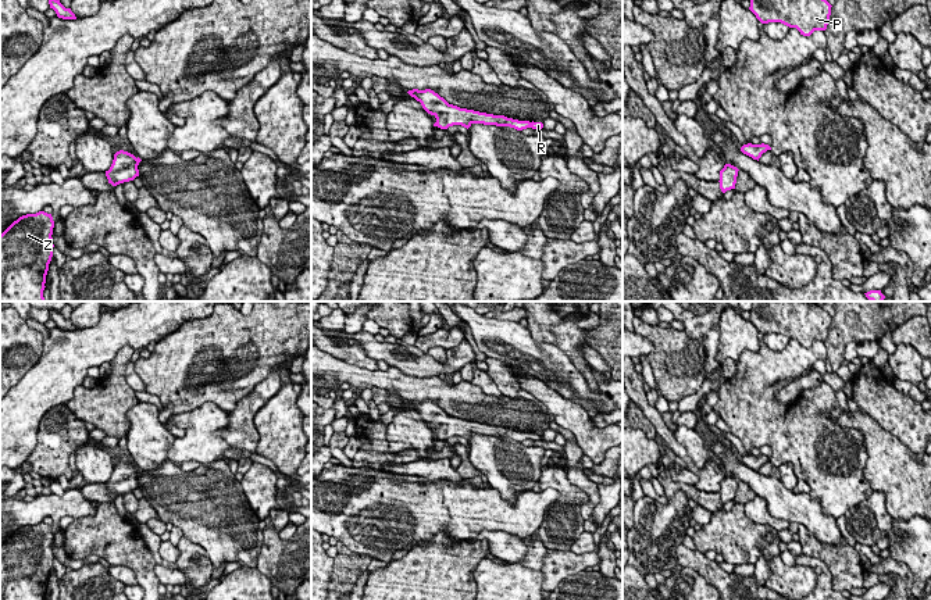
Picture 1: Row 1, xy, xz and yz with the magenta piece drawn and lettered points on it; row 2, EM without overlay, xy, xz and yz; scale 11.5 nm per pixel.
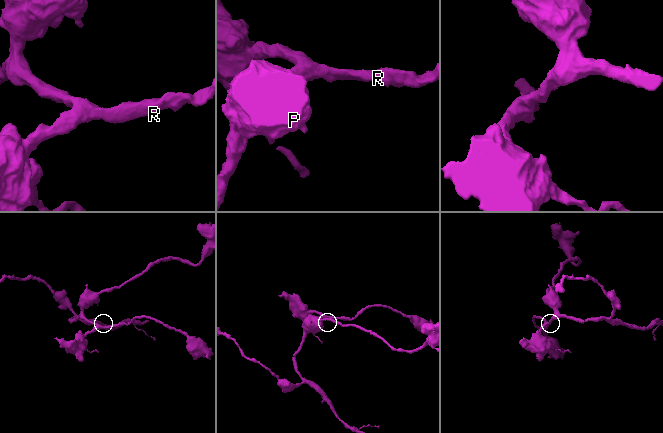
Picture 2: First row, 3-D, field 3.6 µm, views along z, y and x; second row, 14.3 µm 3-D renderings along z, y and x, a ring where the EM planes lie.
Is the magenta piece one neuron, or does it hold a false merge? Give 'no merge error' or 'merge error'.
no merge error

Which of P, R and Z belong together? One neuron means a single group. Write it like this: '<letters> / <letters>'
P R Z

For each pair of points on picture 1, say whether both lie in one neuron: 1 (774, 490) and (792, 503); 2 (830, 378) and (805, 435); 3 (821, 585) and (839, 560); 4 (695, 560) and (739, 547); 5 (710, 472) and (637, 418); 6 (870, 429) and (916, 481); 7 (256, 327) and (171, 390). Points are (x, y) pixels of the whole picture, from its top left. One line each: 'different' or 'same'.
1: same
2: different
3: different
4: different
5: different
6: same
7: same

